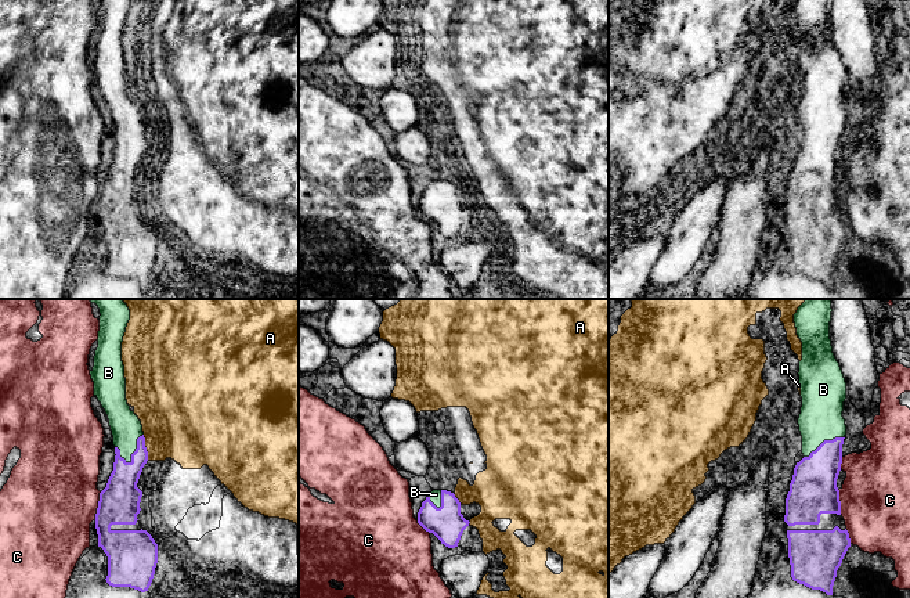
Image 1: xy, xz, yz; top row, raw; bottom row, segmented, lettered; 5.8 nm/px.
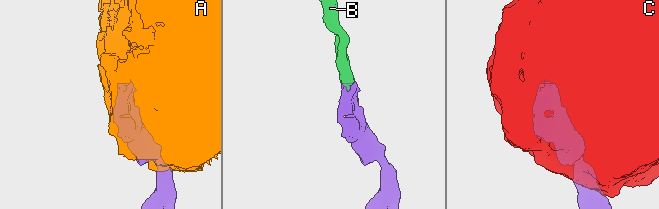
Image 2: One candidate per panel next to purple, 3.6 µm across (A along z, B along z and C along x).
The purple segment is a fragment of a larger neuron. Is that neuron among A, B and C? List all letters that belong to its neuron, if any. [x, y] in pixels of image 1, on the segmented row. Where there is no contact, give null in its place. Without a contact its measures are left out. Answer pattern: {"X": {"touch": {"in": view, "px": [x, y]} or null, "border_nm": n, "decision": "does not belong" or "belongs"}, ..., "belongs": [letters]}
{"A": {"touch": {"in": "xy", "px": [145, 447]}, "border_nm": 160, "decision": "does not belong"}, "B": {"touch": {"in": "xy", "px": [136, 449]}, "border_nm": 200, "decision": "belongs"}, "C": {"touch": {"in": "xy", "px": [98, 505]}, "border_nm": 170, "decision": "does not belong"}, "belongs": ["B"]}

